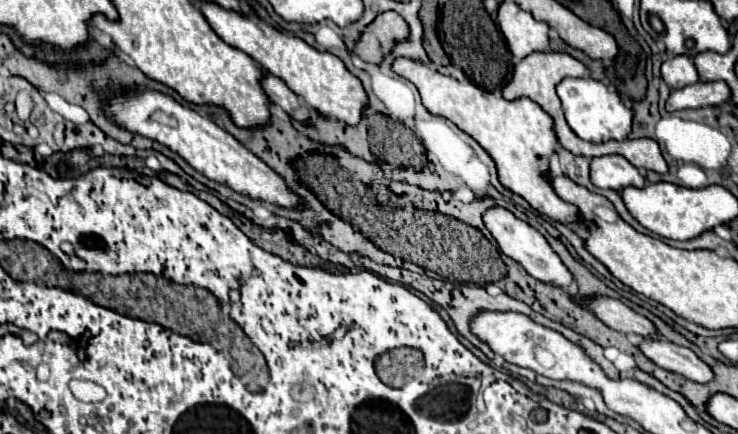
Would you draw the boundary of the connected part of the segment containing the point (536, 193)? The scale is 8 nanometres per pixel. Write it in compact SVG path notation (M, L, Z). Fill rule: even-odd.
M404 57L394 61L394 71L418 87L422 103L432 115L450 119L458 129L468 133L488 151L496 163L498 179L506 189L524 197L538 213L548 215L554 221L574 225L582 221L578 207L562 201L552 187L550 157L558 151L560 143L554 135L554 121L540 105L528 97L520 97L516 101L506 101L504 97L498 99L494 93L472 83L460 83L452 77L444 77L426 65Z

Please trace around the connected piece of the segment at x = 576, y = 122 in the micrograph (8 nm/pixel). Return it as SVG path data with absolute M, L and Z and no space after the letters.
M592 77L564 79L556 91L562 101L566 121L580 139L592 143L604 143L612 139L626 139L630 135L634 111L622 103L618 93L610 93L604 83L598 83Z

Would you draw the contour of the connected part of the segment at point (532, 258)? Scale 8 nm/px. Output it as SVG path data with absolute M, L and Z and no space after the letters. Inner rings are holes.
M490 207L488 211L484 211L482 221L486 225L486 229L492 233L492 237L496 239L500 251L508 257L512 257L514 261L518 261L532 277L544 281L544 283L552 283L558 285L562 289L566 289L566 285L572 283L572 273L566 269L566 265L560 261L560 257L554 253L554 249L550 247L550 243L526 221L518 219L512 211L504 209L504 207Z

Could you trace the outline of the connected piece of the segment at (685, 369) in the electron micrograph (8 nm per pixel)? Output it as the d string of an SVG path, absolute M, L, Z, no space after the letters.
M646 337L638 343L638 349L658 367L684 375L690 381L708 383L714 377L712 369L692 349L680 347L668 339L648 339Z

